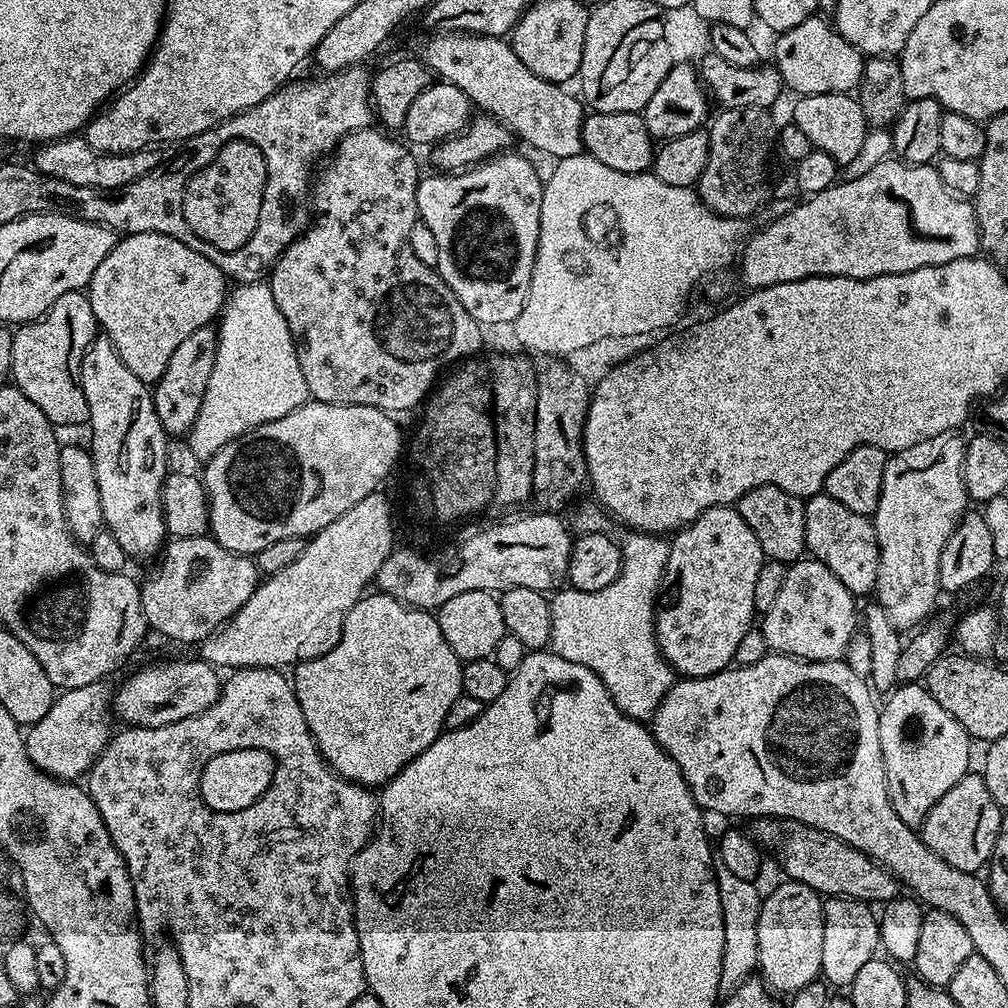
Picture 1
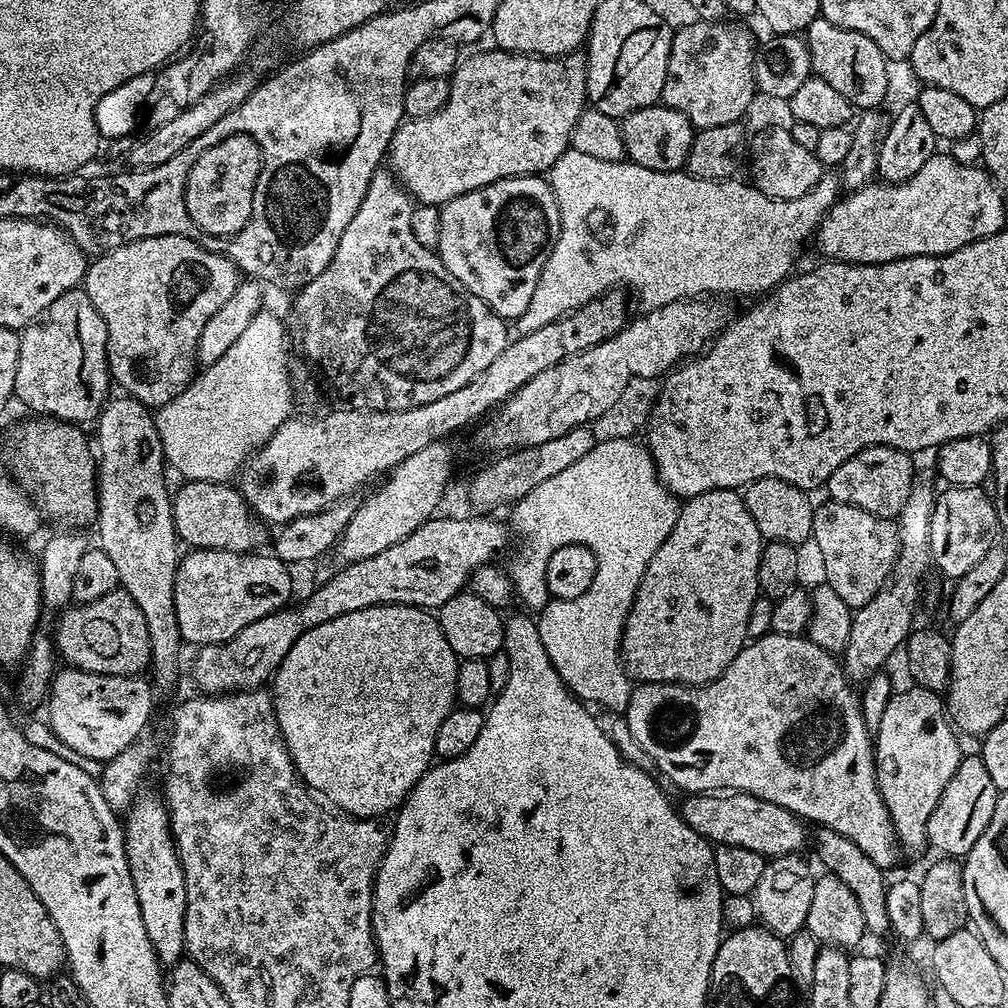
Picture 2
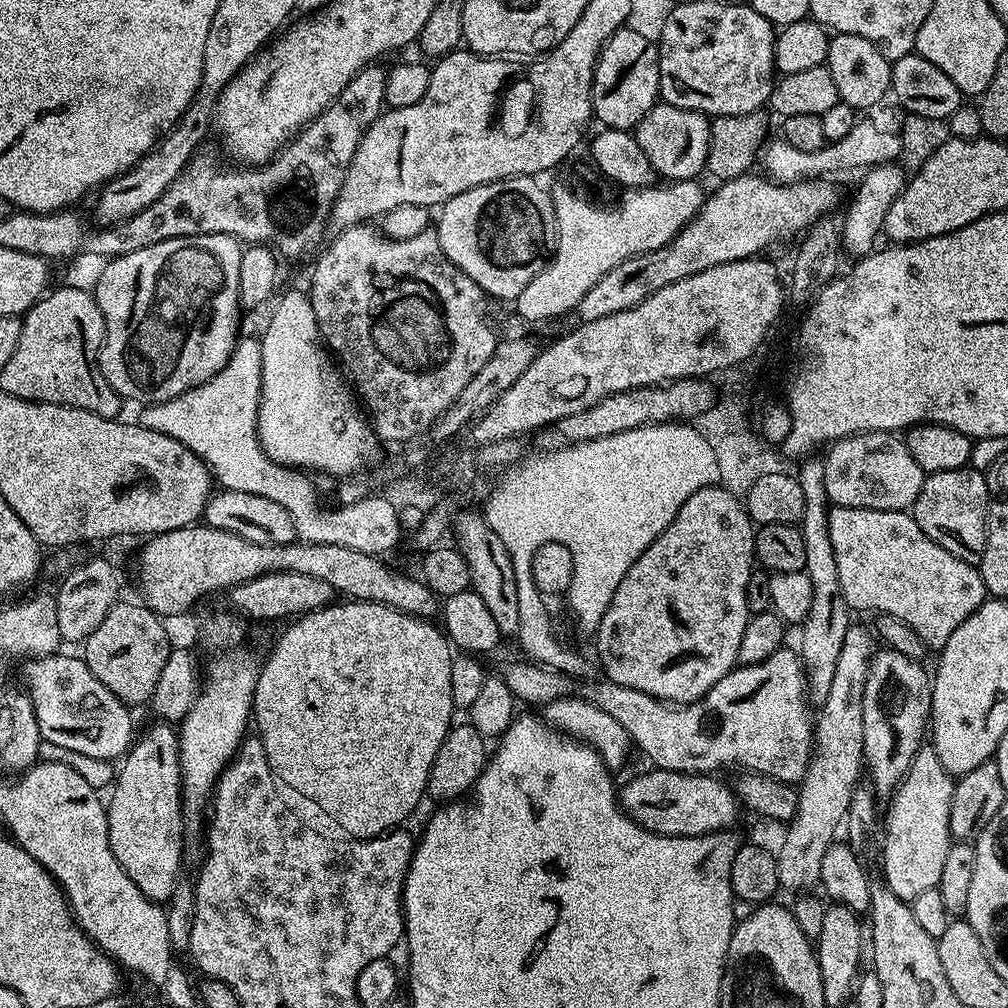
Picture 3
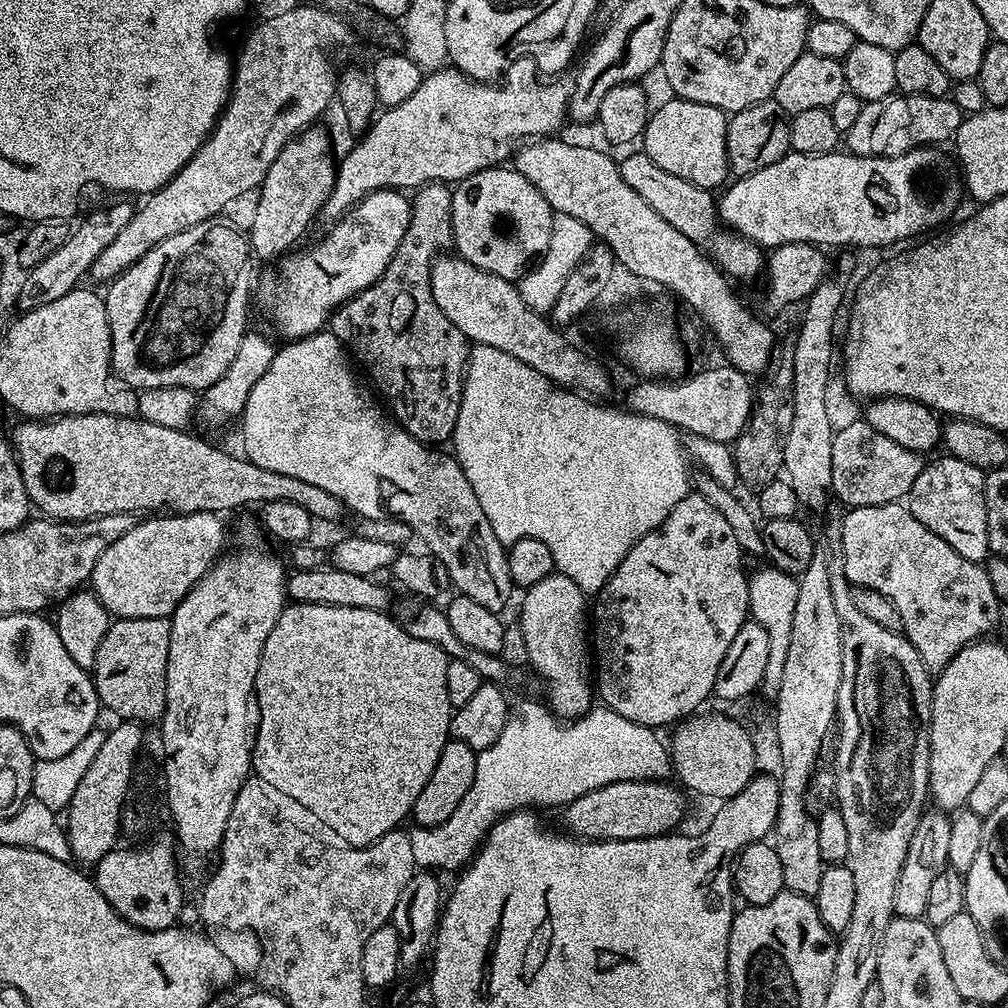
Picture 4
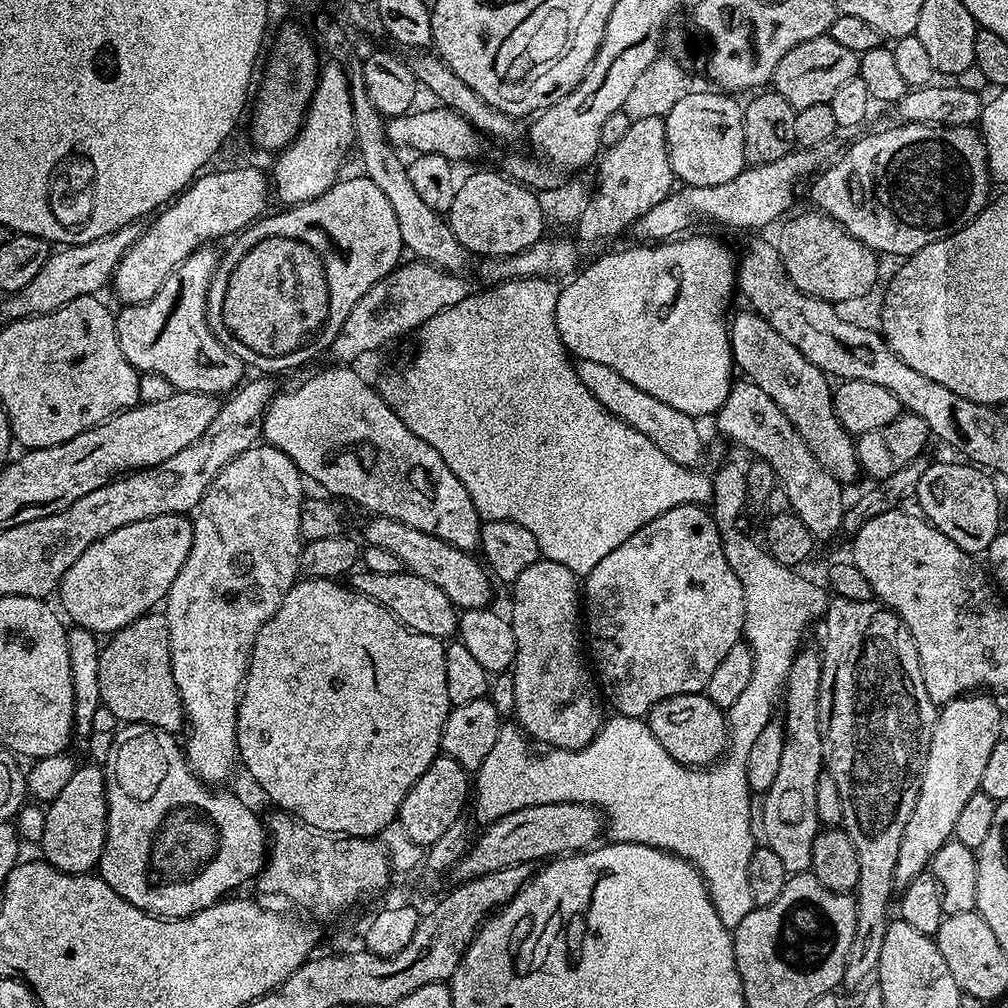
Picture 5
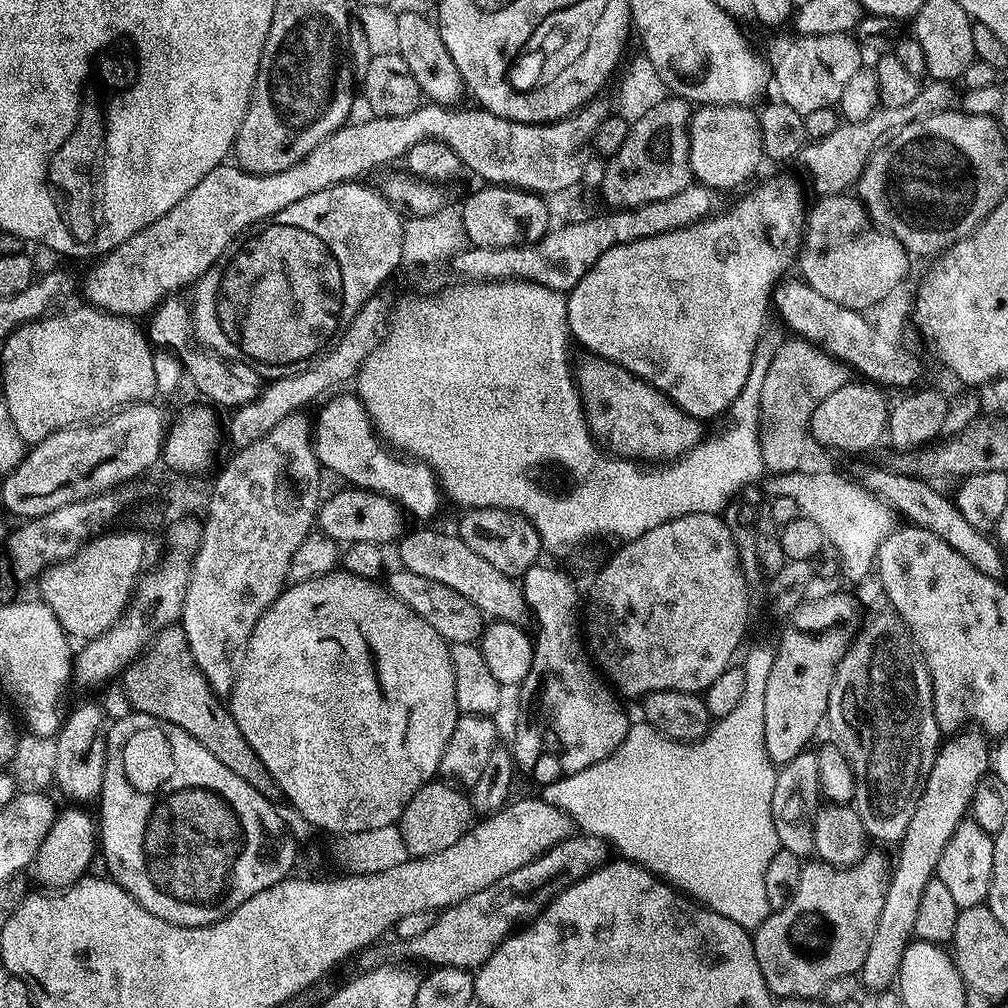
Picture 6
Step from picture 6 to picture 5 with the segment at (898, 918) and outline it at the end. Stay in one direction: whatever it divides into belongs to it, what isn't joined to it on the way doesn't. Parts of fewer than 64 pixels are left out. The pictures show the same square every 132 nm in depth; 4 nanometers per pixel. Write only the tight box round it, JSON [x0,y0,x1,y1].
[894,694,1002,890]

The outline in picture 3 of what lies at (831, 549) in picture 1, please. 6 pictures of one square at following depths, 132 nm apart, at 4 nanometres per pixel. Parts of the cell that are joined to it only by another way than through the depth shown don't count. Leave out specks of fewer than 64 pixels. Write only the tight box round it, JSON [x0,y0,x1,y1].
[828,507,988,650]

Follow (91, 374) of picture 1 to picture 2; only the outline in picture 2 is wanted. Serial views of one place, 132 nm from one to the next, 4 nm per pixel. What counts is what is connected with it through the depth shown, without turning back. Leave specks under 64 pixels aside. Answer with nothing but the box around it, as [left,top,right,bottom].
[94,394,182,688]

